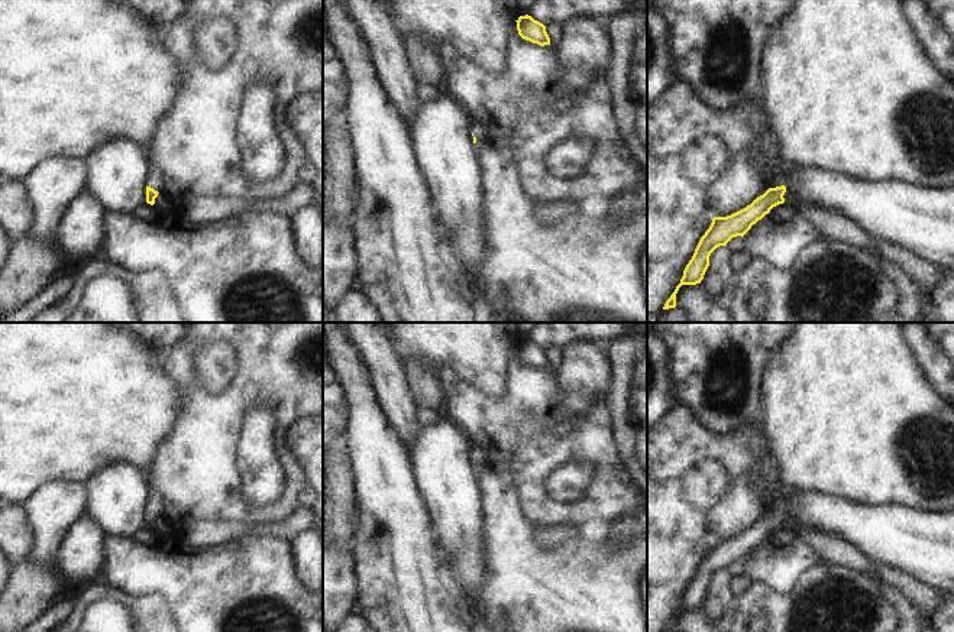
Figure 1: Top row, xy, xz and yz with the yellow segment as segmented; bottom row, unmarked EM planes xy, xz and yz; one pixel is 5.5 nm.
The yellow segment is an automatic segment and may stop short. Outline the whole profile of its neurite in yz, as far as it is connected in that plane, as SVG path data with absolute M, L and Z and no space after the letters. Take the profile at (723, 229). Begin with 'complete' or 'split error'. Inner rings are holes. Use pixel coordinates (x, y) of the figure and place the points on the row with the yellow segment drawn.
split error | M783 175L773 181L770 188L746 208L727 217L712 218L709 229L701 237L692 259L683 270L680 283L666 301L663 309L676 307L676 294L682 285L701 283L709 266L709 256L717 247L727 246L733 237L743 237L751 229L751 226L769 214L773 207L785 202L783 195L786 192L785 185L788 181L789 178Z

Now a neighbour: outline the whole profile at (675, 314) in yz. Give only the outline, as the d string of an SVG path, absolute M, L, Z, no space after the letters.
M682 308L662 309L656 317L654 323L689 323L686 312Z

